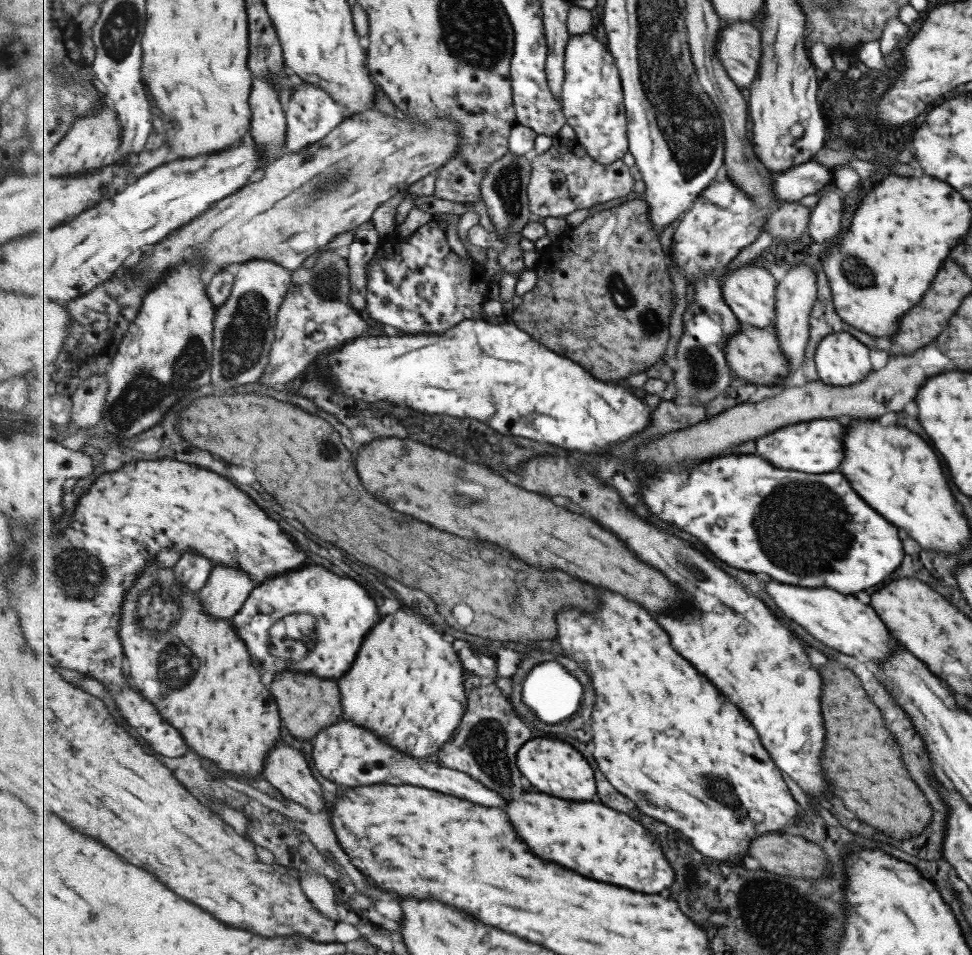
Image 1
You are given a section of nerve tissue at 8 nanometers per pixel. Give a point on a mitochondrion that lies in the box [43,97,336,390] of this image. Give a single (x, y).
(244, 341)

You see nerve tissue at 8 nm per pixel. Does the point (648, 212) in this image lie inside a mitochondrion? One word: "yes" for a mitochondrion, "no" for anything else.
no

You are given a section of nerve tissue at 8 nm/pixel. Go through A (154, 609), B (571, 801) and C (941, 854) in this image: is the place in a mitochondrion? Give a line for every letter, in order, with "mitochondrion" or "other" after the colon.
A: mitochondrion
B: other
C: other

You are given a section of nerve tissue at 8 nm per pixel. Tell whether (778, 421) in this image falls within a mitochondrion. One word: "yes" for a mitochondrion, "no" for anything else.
no

